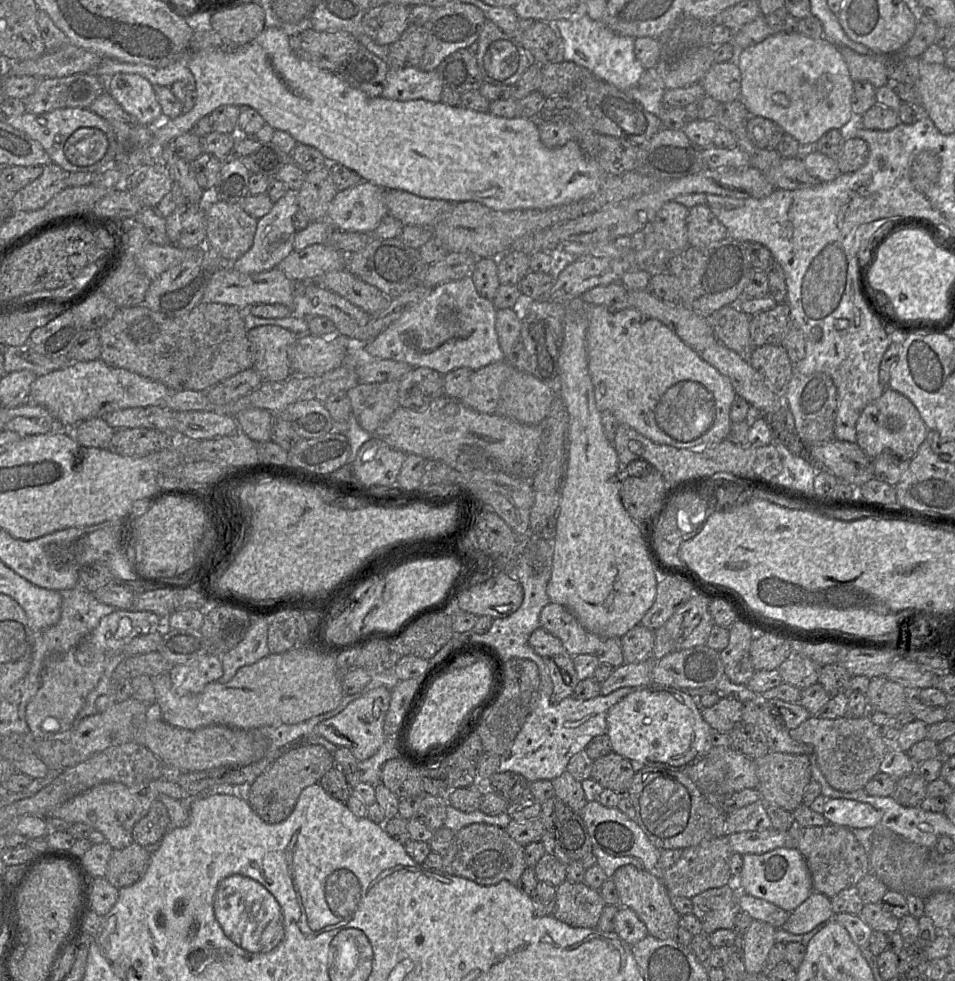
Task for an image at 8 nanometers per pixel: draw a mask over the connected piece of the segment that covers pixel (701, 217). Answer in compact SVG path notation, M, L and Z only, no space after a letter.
M696 205L689 209L687 234L689 245L699 247L728 237L726 227L706 205Z

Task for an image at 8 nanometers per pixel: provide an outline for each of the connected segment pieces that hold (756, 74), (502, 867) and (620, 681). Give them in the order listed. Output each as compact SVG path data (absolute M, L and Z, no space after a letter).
M781 31L741 50L736 63L741 73L740 99L750 116L761 116L774 121L786 134L793 136L803 149L813 148L820 137L829 130L847 131L857 119L851 109L854 81L838 46L825 37L810 38L799 32Z
M473 823L455 832L451 846L441 856L442 871L483 886L496 885L501 881L515 884L527 867L524 846L512 839L505 828L485 823Z
M652 660L622 664L601 684L601 695L623 687L645 687L652 684Z

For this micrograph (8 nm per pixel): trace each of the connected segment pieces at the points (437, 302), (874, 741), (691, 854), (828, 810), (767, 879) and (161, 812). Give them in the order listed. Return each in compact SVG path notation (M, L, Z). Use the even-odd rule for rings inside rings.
M468 275L460 280L437 285L430 290L426 298L404 312L382 333L358 346L364 347L366 352L375 358L403 362L411 368L429 368L441 375L459 368L476 371L487 365L506 360L495 329L496 313L497 309L492 301L477 292L472 276Z
M811 715L798 727L789 730L790 736L813 748L817 765L828 784L838 790L864 790L865 785L880 772L880 765L892 746L882 735L881 726L865 717L821 718Z
M721 836L709 841L703 841L699 845L682 850L679 860L667 870L660 871L665 887L671 897L679 896L693 898L694 896L712 888L720 888L734 883L729 868L729 859L732 849L728 836Z
M830 798L822 813L828 824L840 825L849 829L878 827L882 812L868 803L852 800Z
M781 847L759 855L743 855L737 886L741 892L766 900L789 913L814 892L808 865L796 847Z
M159 800L154 801L148 813L134 826L134 842L142 847L156 844L168 832L169 822L164 804Z

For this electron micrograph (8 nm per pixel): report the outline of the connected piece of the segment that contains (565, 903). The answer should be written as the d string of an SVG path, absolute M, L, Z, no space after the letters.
M564 881L556 887L556 901L552 915L571 926L596 928L605 906L599 892L583 882Z

